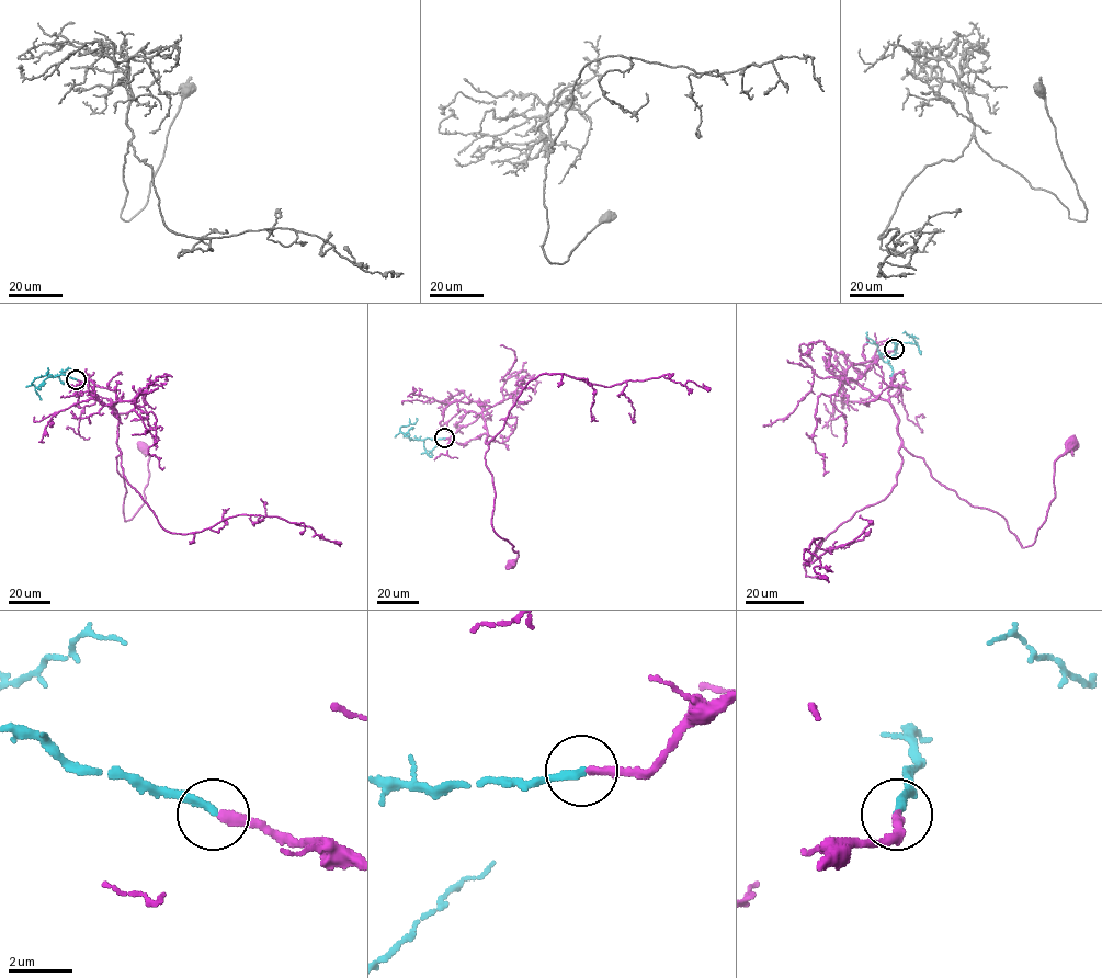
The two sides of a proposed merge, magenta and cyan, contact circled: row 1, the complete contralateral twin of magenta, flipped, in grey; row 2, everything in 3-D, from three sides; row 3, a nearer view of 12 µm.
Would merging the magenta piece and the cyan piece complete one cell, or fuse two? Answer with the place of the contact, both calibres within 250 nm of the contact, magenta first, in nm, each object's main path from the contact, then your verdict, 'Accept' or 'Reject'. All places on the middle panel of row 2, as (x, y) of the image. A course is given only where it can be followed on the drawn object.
Place: (444, 438). Thickness 280 nm (magenta) against 240 nm. Course of magenta: (444, 438), (472, 423), (485, 404), (489, 446), (485, 465), (495, 493), (491, 524), (518, 552), (512, 564). Course of cyan: (444, 438), (410, 439), (399, 428), (415, 423), (416, 419). Accept

